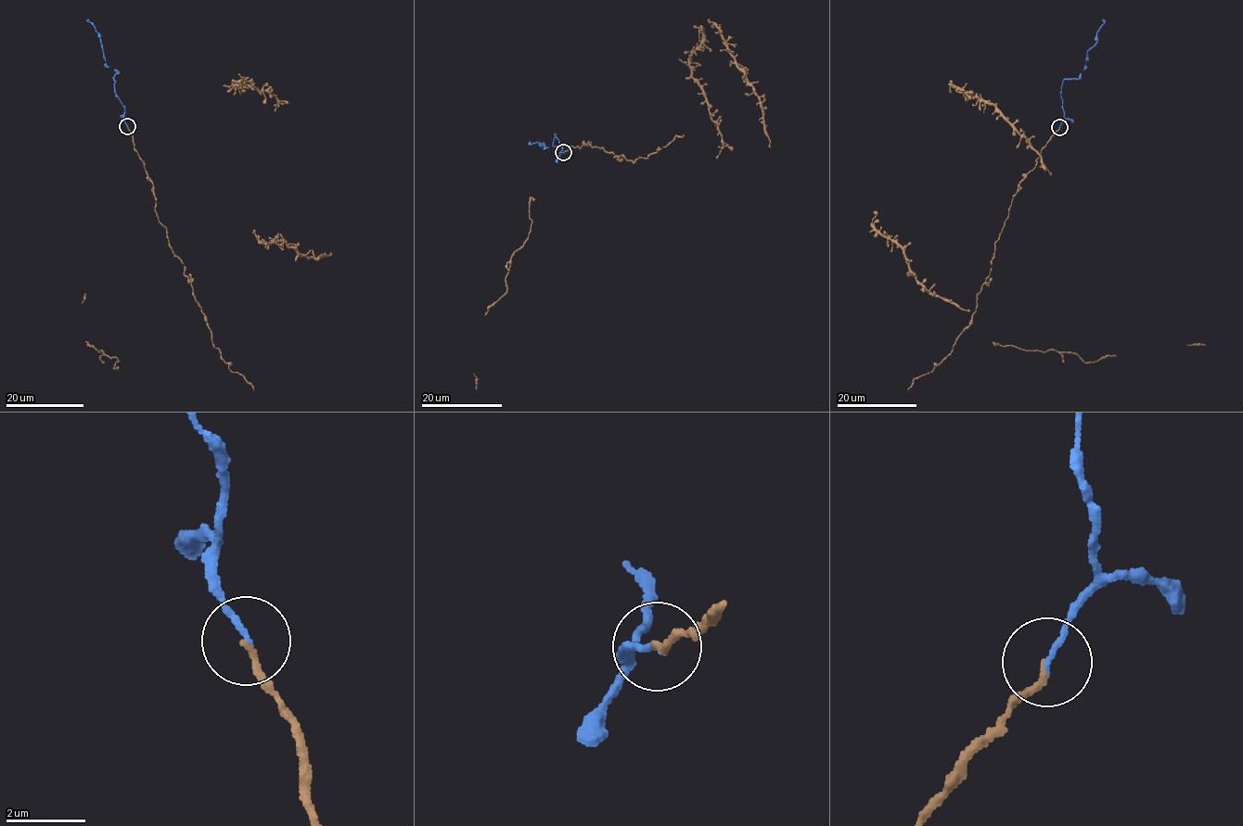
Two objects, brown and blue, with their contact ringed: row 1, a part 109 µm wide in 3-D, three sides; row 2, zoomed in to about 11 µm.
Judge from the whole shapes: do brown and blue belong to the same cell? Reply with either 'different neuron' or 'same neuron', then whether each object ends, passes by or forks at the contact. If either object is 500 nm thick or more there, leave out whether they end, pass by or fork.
same neuron | brown ends | blue ends

